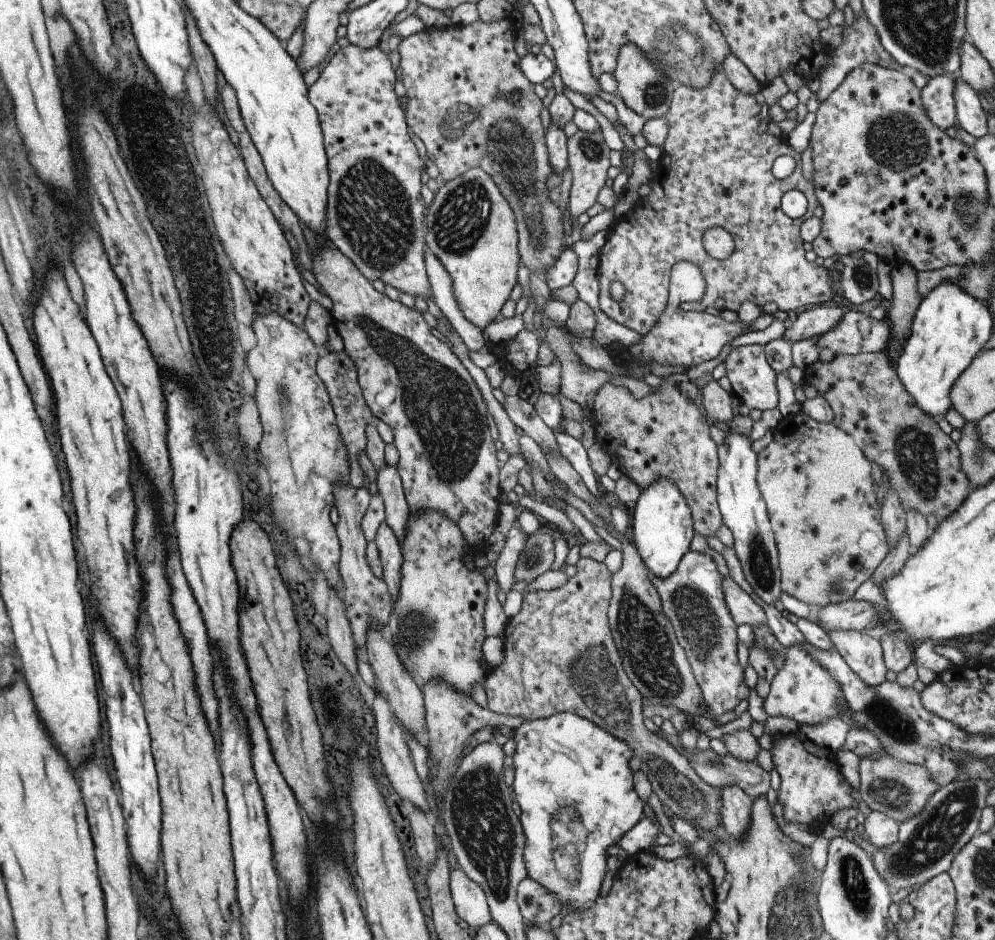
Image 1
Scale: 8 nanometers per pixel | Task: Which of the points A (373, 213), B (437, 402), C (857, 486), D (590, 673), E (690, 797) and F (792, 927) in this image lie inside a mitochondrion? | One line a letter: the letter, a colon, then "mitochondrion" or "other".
A: mitochondrion
B: mitochondrion
C: other
D: mitochondrion
E: mitochondrion
F: mitochondrion

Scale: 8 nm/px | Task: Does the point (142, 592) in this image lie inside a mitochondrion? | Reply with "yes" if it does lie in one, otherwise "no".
no

